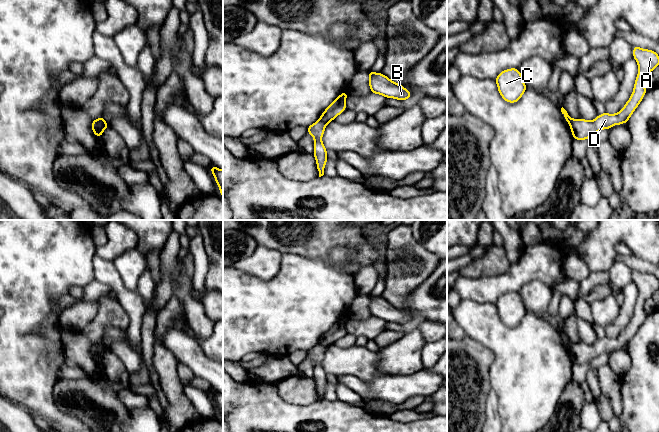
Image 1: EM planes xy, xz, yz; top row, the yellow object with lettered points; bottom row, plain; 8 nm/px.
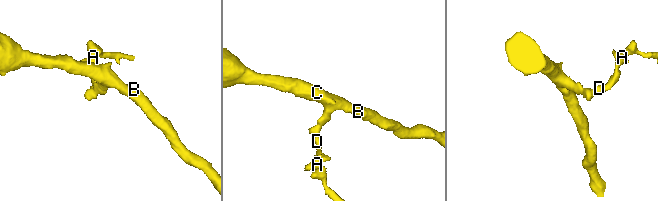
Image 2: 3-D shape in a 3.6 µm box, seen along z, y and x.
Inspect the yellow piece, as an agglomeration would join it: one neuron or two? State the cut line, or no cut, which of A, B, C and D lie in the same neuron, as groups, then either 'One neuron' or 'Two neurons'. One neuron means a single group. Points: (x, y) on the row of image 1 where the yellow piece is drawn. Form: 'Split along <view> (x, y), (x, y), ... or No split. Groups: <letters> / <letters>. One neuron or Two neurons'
Split along xy (96, 119), (104, 129). Groups: A D / B C. Two neurons

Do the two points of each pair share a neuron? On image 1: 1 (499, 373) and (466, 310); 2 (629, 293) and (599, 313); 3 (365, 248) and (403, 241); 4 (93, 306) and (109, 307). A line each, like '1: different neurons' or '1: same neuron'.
1: same neuron
2: different neurons
3: different neurons
4: different neurons

